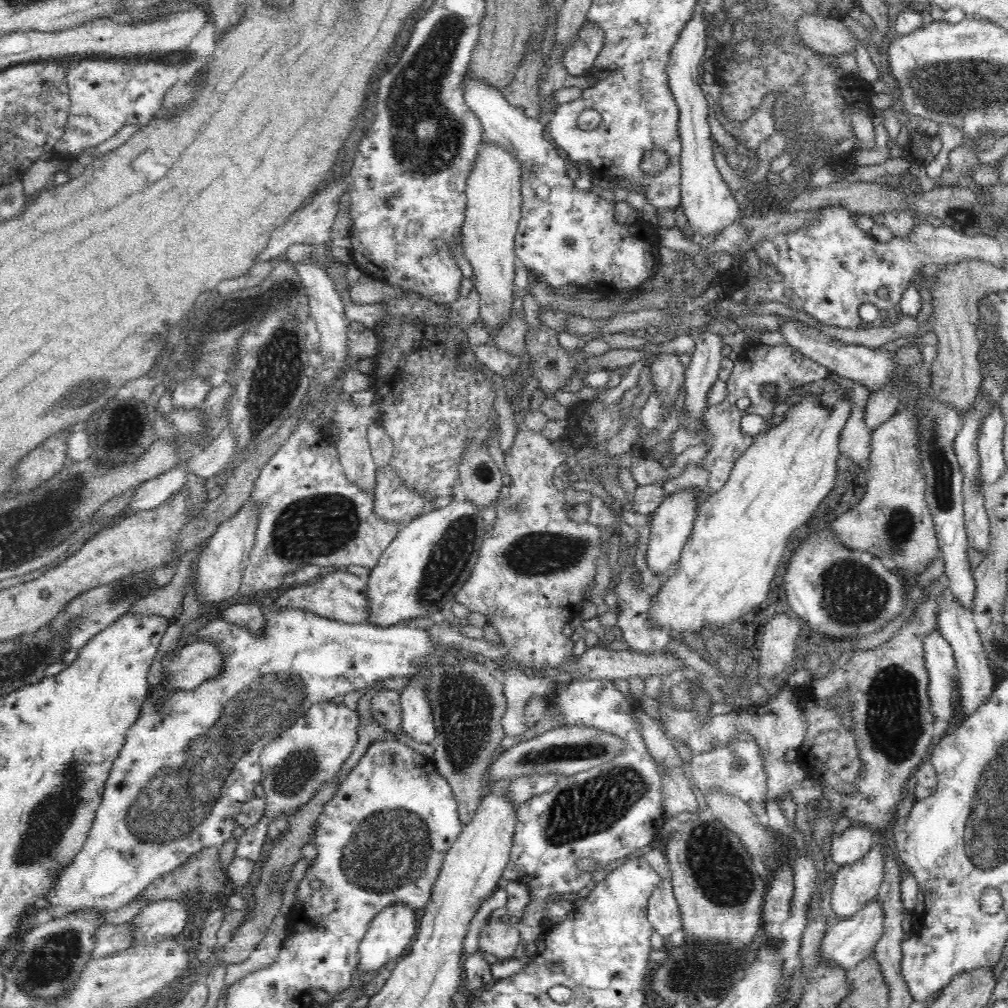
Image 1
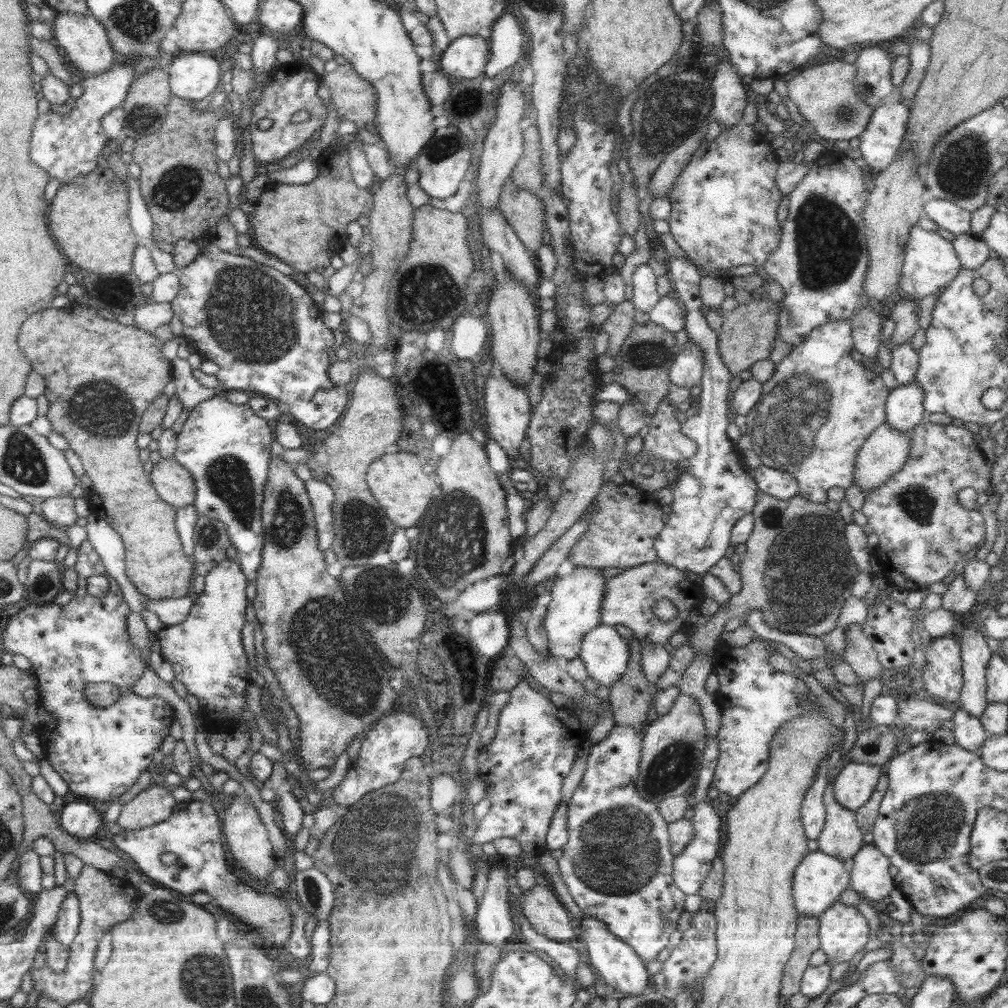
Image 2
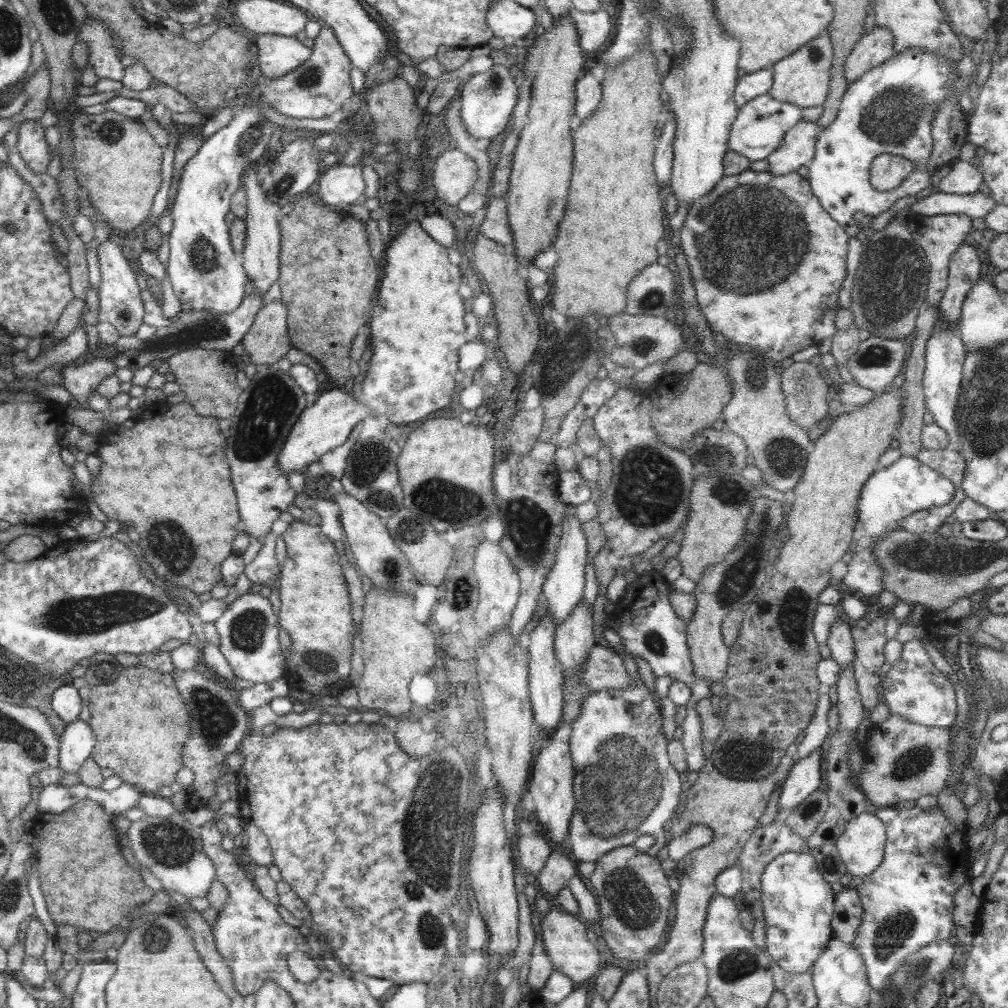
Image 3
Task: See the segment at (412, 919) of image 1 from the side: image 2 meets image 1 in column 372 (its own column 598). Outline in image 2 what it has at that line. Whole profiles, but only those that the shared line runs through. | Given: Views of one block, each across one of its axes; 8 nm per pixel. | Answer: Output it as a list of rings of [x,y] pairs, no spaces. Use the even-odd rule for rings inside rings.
[[[584,915],[580,922],[576,922],[578,930],[584,930],[582,938],[586,945],[583,947],[588,950],[588,956],[586,960],[592,967],[594,972],[597,972],[604,982],[614,989],[615,992],[622,992],[622,994],[630,994],[630,996],[641,995],[646,987],[649,985],[648,975],[649,972],[645,967],[644,961],[640,959],[640,956],[636,955],[636,952],[632,948],[628,947],[628,944],[624,944],[622,940],[618,940],[614,934],[612,934],[607,926],[601,920],[590,915]]]

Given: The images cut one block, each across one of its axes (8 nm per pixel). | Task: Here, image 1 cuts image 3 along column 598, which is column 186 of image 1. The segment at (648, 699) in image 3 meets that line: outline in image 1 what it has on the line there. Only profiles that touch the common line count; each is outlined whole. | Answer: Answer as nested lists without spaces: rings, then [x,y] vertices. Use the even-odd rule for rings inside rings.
[[[268,594],[253,600],[266,618],[266,626],[257,635],[222,619],[208,621],[196,629],[195,642],[214,640],[218,645],[223,656],[219,675],[195,689],[172,691],[163,703],[156,703],[158,697],[148,690],[140,714],[126,731],[124,746],[113,762],[88,839],[47,894],[47,902],[38,905],[53,919],[80,910],[95,910],[101,914],[116,912],[155,879],[180,867],[202,848],[223,847],[238,825],[236,816],[242,805],[256,797],[254,788],[263,776],[259,761],[262,748],[286,732],[312,704],[364,690],[387,678],[409,676],[414,658],[432,654],[461,658],[461,648],[436,647],[426,629],[411,624],[378,627],[370,623],[341,623],[300,608],[279,608],[277,595]]]

